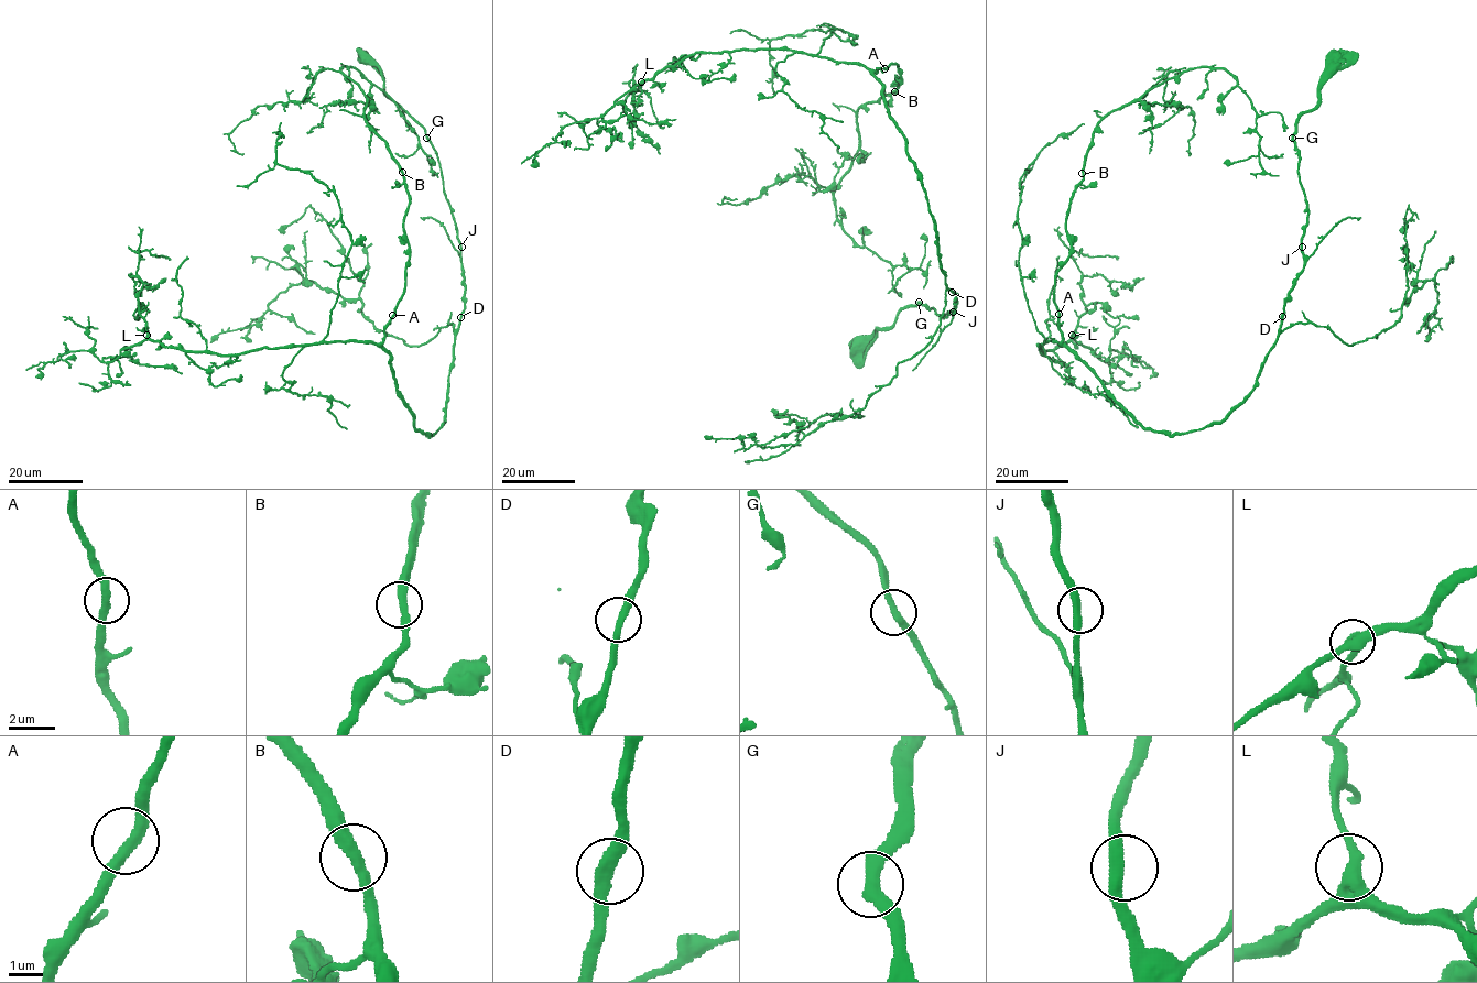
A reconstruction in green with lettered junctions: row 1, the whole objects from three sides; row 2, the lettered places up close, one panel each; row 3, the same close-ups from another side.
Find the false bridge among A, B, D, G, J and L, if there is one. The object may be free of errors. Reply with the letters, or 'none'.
none

